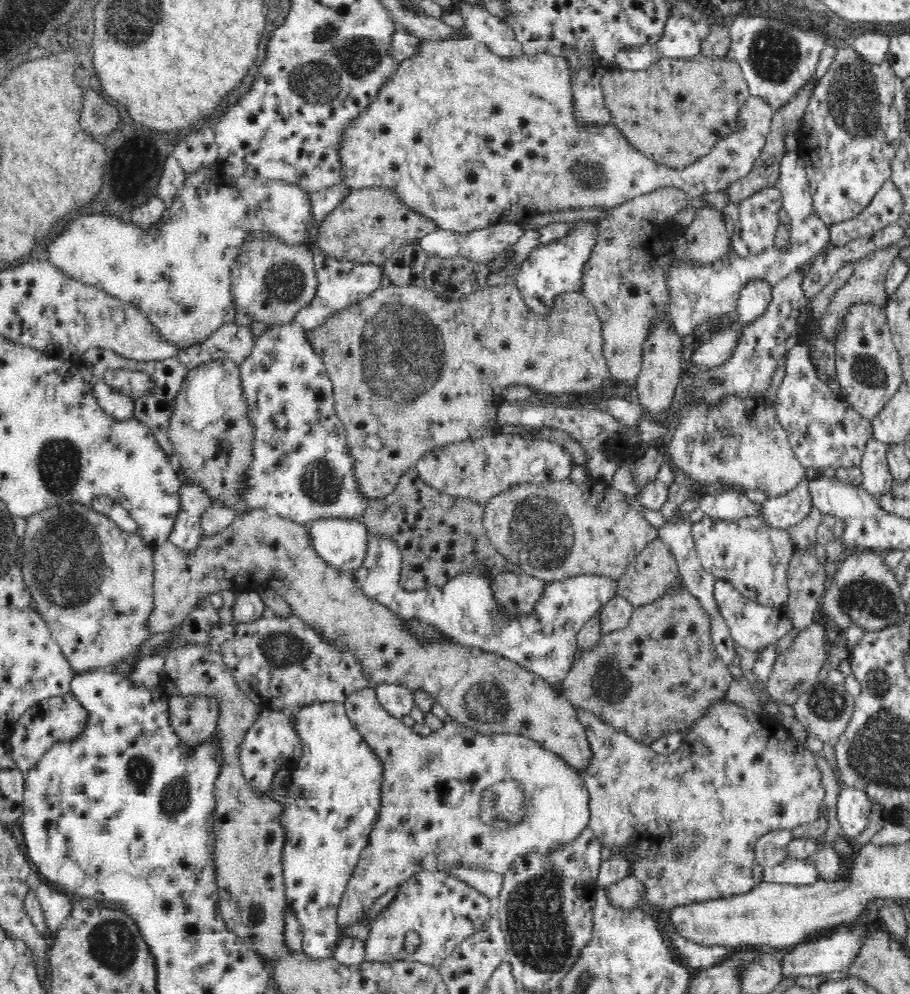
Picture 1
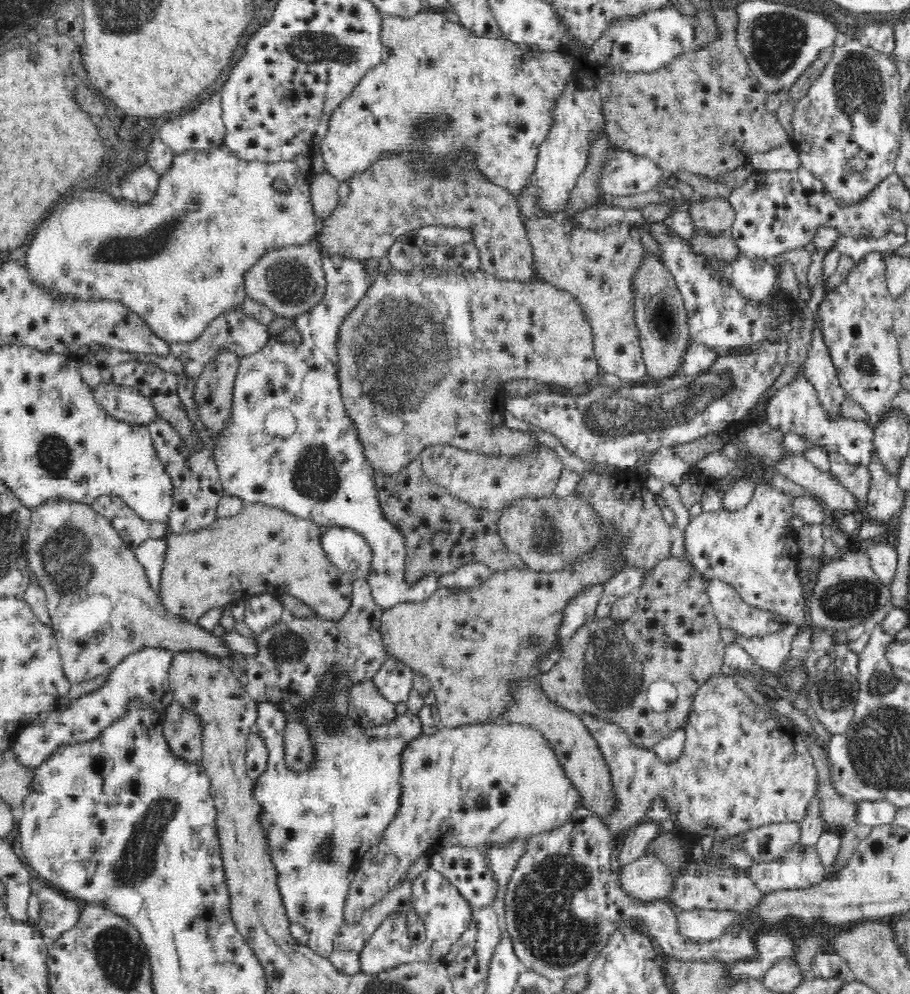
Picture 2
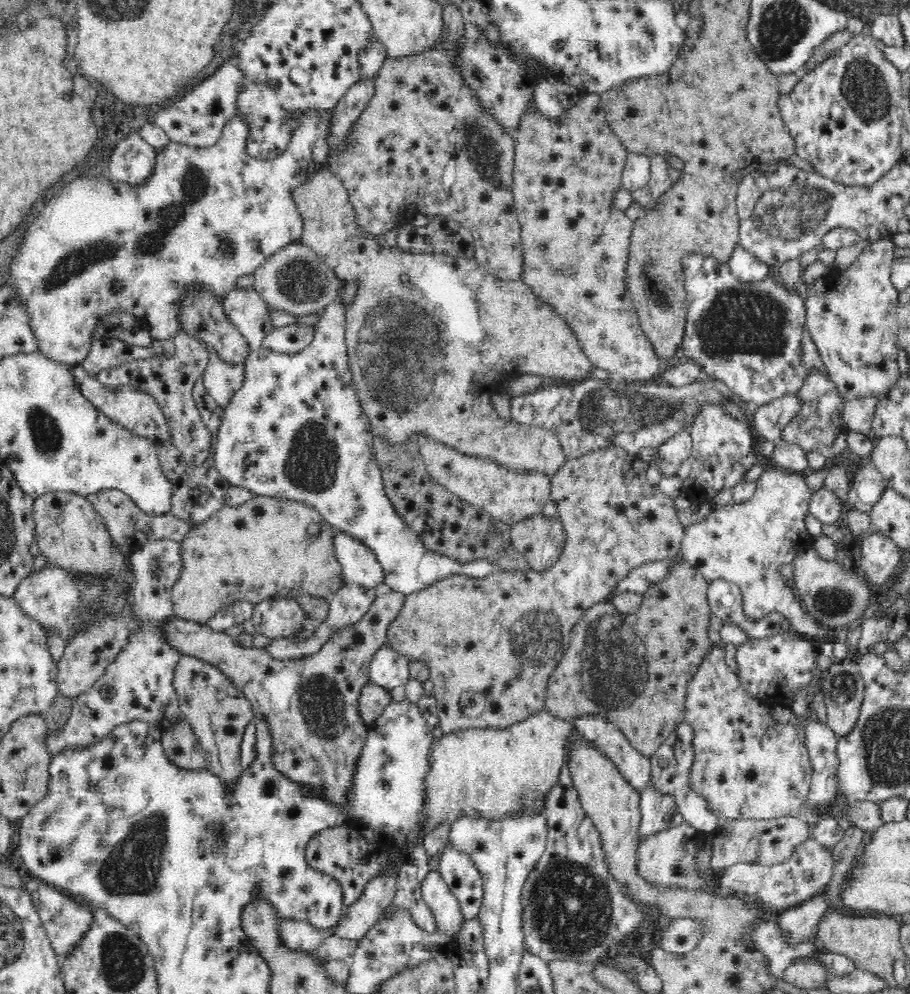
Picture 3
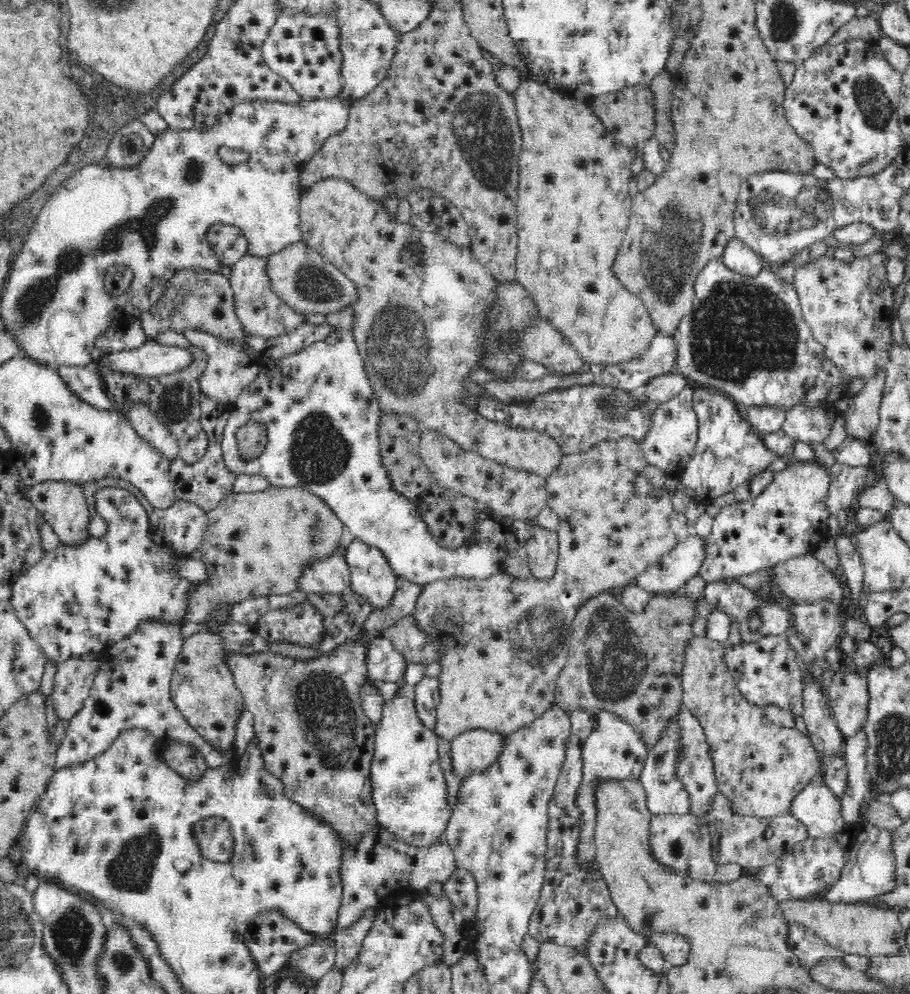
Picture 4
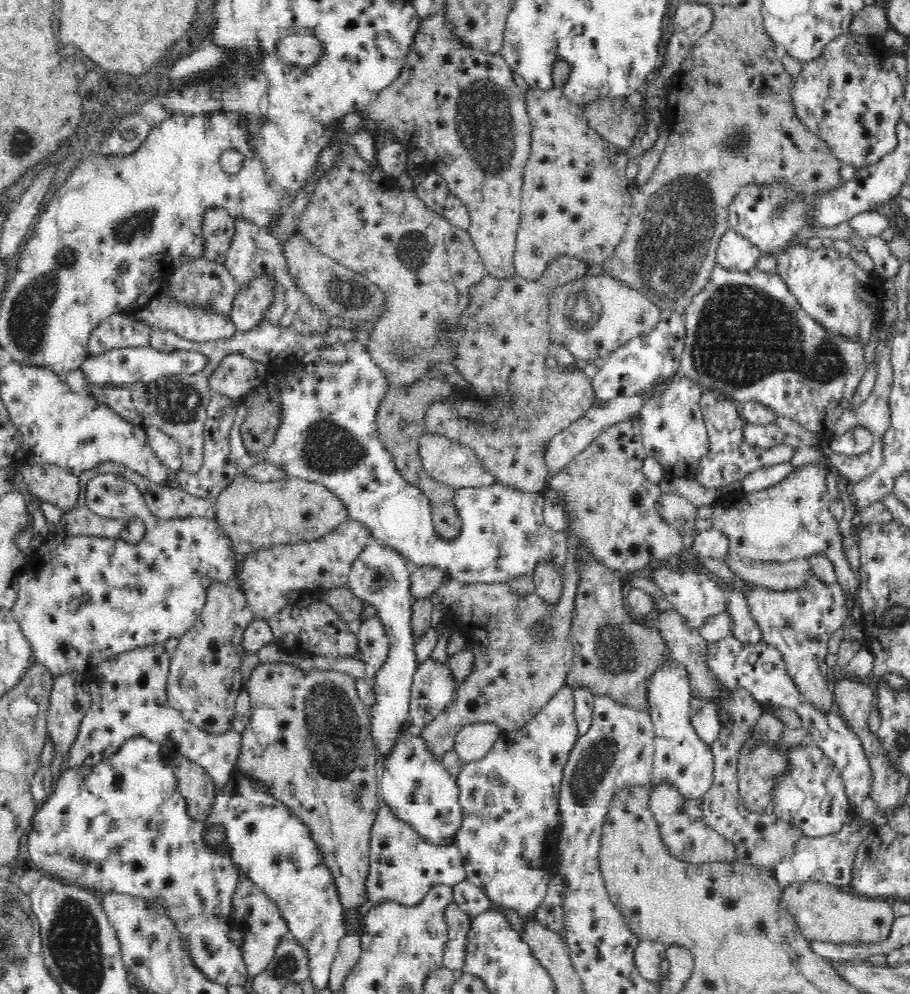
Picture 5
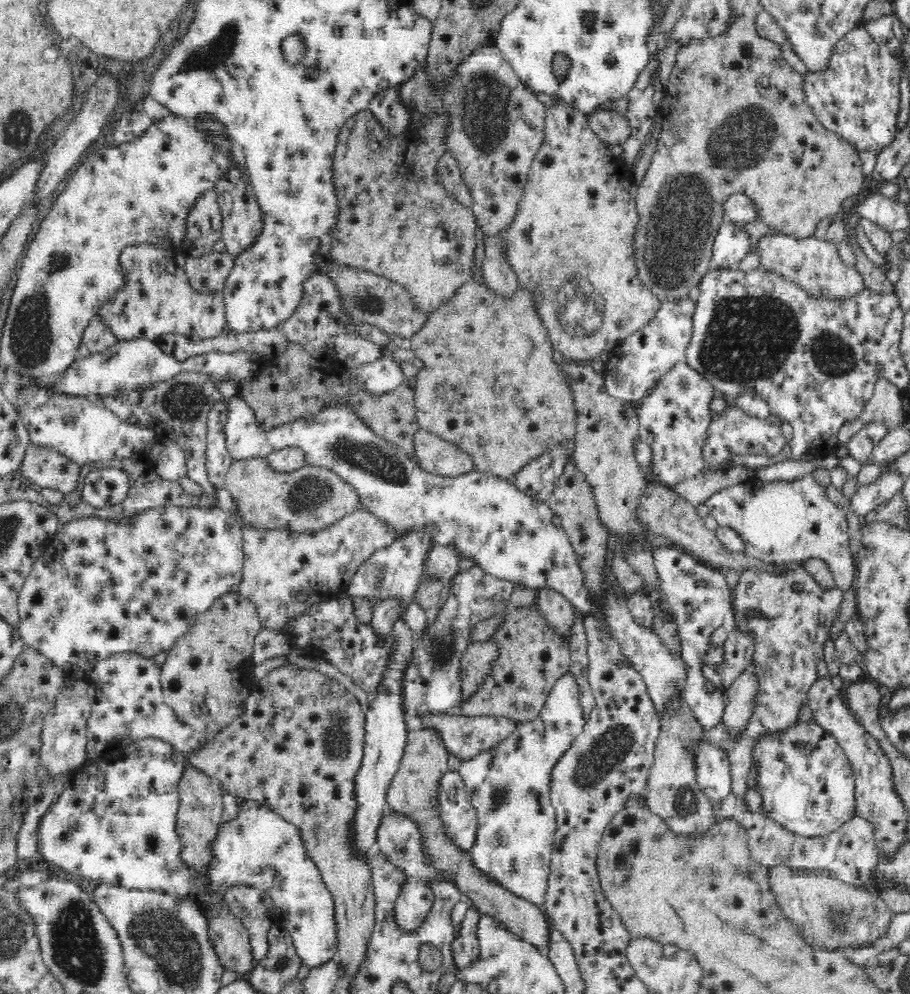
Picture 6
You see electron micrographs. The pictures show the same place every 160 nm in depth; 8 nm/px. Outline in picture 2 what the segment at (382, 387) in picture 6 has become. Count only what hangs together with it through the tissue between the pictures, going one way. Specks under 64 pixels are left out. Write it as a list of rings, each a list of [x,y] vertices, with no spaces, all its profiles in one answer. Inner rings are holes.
[[[323,256],[323,269],[328,283],[324,300],[293,320],[292,326],[302,335],[302,344],[279,344],[271,337],[260,352],[240,359],[233,384],[229,423],[218,432],[213,450],[225,494],[236,495],[245,503],[266,503],[290,511],[316,521],[322,528],[346,528],[360,534],[372,549],[372,564],[366,581],[374,600],[383,609],[403,602],[423,601],[438,587],[473,587],[482,584],[492,572],[488,565],[480,561],[464,564],[451,573],[428,571],[408,583],[404,573],[407,560],[405,537],[382,513],[377,497],[375,470],[370,466],[354,420],[345,408],[338,380],[336,342],[340,326],[364,296],[373,276],[364,269],[362,261],[339,256]]]

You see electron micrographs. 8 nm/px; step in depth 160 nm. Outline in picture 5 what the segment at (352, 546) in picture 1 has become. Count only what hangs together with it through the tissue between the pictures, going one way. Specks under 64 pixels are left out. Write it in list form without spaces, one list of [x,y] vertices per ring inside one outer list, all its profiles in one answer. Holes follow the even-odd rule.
[[[373,539],[362,554],[354,560],[346,585],[354,594],[377,609],[389,638],[388,654],[371,678],[375,701],[369,707],[370,734],[373,748],[377,752],[377,767],[383,772],[383,763],[392,755],[404,728],[410,723],[409,704],[411,700],[413,676],[416,671],[414,629],[412,629],[411,592],[412,566],[395,548],[382,540]]]

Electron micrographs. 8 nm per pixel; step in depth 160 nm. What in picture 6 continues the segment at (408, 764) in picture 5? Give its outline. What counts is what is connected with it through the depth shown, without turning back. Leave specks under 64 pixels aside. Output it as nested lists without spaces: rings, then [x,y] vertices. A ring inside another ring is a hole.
[[[448,771],[440,778],[440,815],[456,845],[469,851],[478,838],[478,817],[468,789],[457,771]]]

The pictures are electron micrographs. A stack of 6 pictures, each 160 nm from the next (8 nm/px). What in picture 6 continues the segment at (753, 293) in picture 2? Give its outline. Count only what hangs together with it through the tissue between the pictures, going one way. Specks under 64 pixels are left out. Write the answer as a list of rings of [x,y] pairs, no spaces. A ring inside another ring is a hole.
[[[723,222],[717,230],[711,248],[711,266],[737,270],[742,258],[752,250],[750,235],[734,223]]]

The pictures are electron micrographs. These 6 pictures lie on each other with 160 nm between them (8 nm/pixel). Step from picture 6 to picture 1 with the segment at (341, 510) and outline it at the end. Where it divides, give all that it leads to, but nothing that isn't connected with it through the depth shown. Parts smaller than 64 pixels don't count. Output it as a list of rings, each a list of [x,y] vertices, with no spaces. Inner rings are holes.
[[[253,508],[237,515],[234,520],[212,536],[203,536],[189,551],[166,541],[152,548],[154,612],[150,624],[155,634],[172,631],[174,627],[188,624],[192,611],[209,600],[212,594],[240,593],[262,588],[273,588],[290,602],[292,614],[304,619],[304,623],[322,631],[326,639],[340,639],[348,643],[356,653],[365,672],[369,672],[372,688],[378,683],[400,683],[412,690],[426,689],[434,700],[451,716],[451,722],[458,722],[482,734],[516,733],[538,741],[546,750],[557,754],[581,777],[592,764],[592,747],[588,742],[586,727],[580,722],[578,711],[556,687],[542,677],[521,668],[513,660],[498,654],[486,652],[474,655],[464,647],[449,644],[419,644],[401,625],[400,617],[389,612],[381,604],[367,598],[355,584],[352,575],[345,574],[328,564],[312,546],[308,526],[281,517],[263,508]]]

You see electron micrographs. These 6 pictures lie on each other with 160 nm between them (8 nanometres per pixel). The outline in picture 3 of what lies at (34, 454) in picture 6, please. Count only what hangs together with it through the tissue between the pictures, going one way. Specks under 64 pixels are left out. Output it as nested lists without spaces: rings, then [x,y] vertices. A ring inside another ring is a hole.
[[[72,491],[45,492],[33,499],[33,515],[35,520],[35,547],[34,551],[46,558],[47,564],[63,565],[72,572],[110,572],[118,573],[127,567],[127,562],[119,552],[112,547],[112,539],[104,527],[102,517],[94,510],[92,503],[81,494]]]

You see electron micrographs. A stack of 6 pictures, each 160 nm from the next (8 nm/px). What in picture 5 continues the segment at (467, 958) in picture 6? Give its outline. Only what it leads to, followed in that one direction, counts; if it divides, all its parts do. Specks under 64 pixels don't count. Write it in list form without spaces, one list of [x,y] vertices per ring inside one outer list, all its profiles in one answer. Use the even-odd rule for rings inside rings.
[[[455,903],[446,910],[445,916],[449,938],[443,956],[444,966],[459,973],[465,964],[472,917]]]

